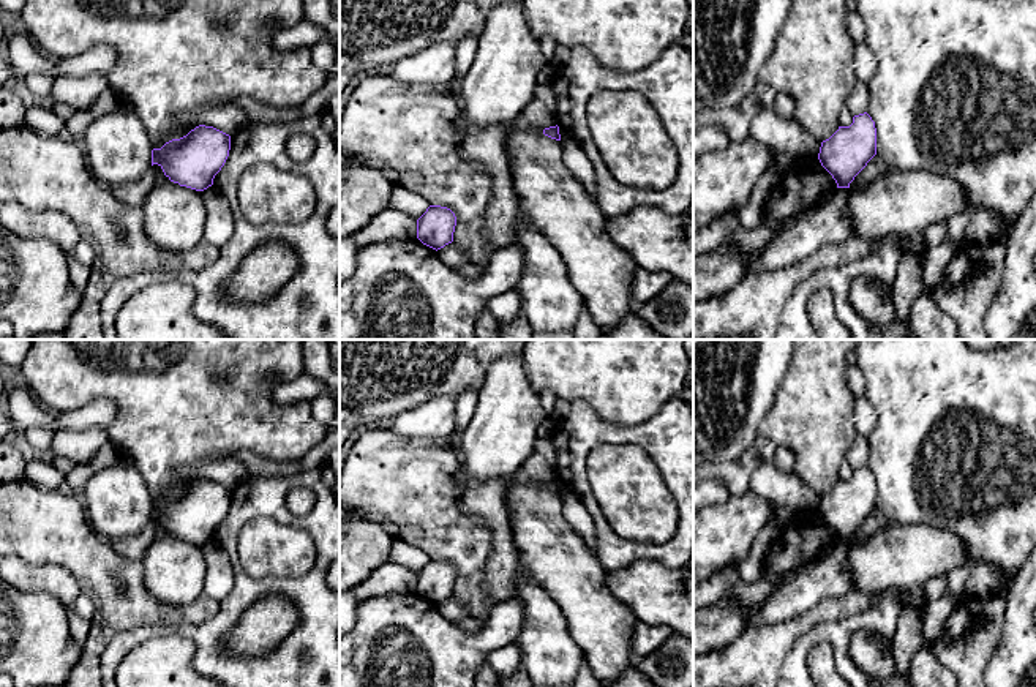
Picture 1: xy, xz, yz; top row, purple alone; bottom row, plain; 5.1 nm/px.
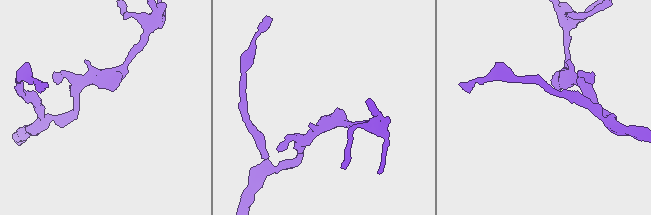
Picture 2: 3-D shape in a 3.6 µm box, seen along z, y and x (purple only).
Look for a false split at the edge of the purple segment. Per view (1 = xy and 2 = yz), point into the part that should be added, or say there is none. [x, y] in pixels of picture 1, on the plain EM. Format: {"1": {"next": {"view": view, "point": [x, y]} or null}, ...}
{"1": {"next": null}, "2": {"next": null}}

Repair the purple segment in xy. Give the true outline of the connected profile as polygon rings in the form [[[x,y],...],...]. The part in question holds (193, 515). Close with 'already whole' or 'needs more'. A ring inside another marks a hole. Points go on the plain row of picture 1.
[[[199,479],[180,493],[152,504],[152,520],[158,518],[164,529],[180,540],[204,545],[213,539],[231,504],[231,490]]]; already whole

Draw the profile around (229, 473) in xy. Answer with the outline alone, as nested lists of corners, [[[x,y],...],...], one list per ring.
[[[232,456],[212,463],[183,464],[178,474],[213,480],[229,490],[250,479],[246,464]]]

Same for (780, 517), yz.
[[[788,507],[772,509],[768,524],[774,524],[777,531],[782,531],[791,520],[794,512]]]

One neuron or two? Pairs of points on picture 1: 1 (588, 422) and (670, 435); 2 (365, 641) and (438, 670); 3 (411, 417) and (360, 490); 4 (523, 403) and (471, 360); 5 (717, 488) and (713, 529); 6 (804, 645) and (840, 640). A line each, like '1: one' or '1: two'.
1: one
2: one
3: two
4: two
5: two
6: one

